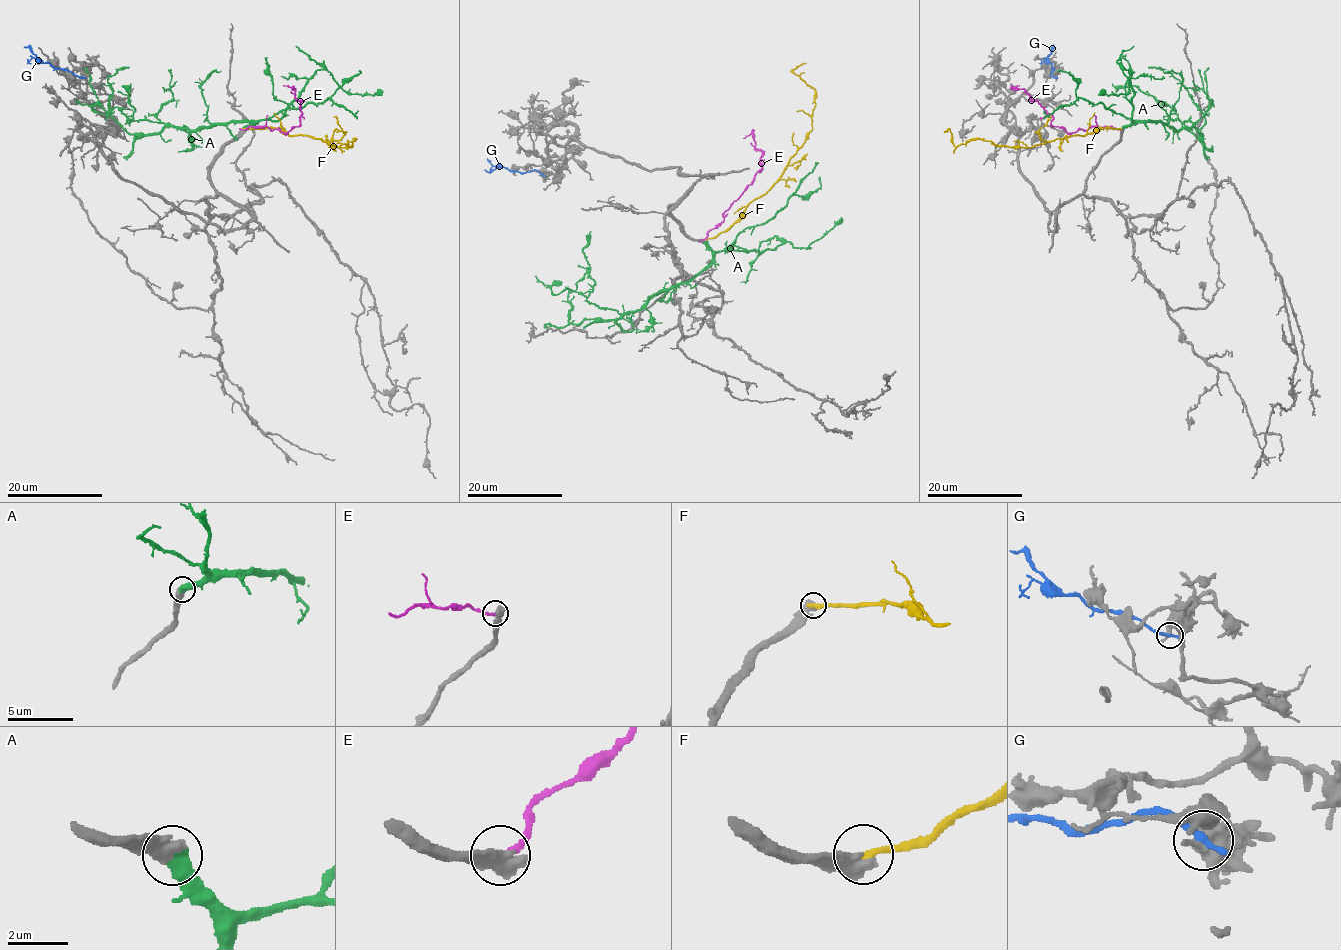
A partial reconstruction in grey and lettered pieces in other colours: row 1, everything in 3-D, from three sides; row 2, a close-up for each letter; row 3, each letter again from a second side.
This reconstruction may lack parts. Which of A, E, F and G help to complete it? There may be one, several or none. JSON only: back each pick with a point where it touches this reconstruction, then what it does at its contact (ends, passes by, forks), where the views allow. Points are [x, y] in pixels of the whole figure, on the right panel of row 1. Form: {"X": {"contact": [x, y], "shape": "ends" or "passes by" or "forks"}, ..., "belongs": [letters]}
{"A": {"contact": [1123, 127], "shape": "ends"}, "belongs": ["A"]}

